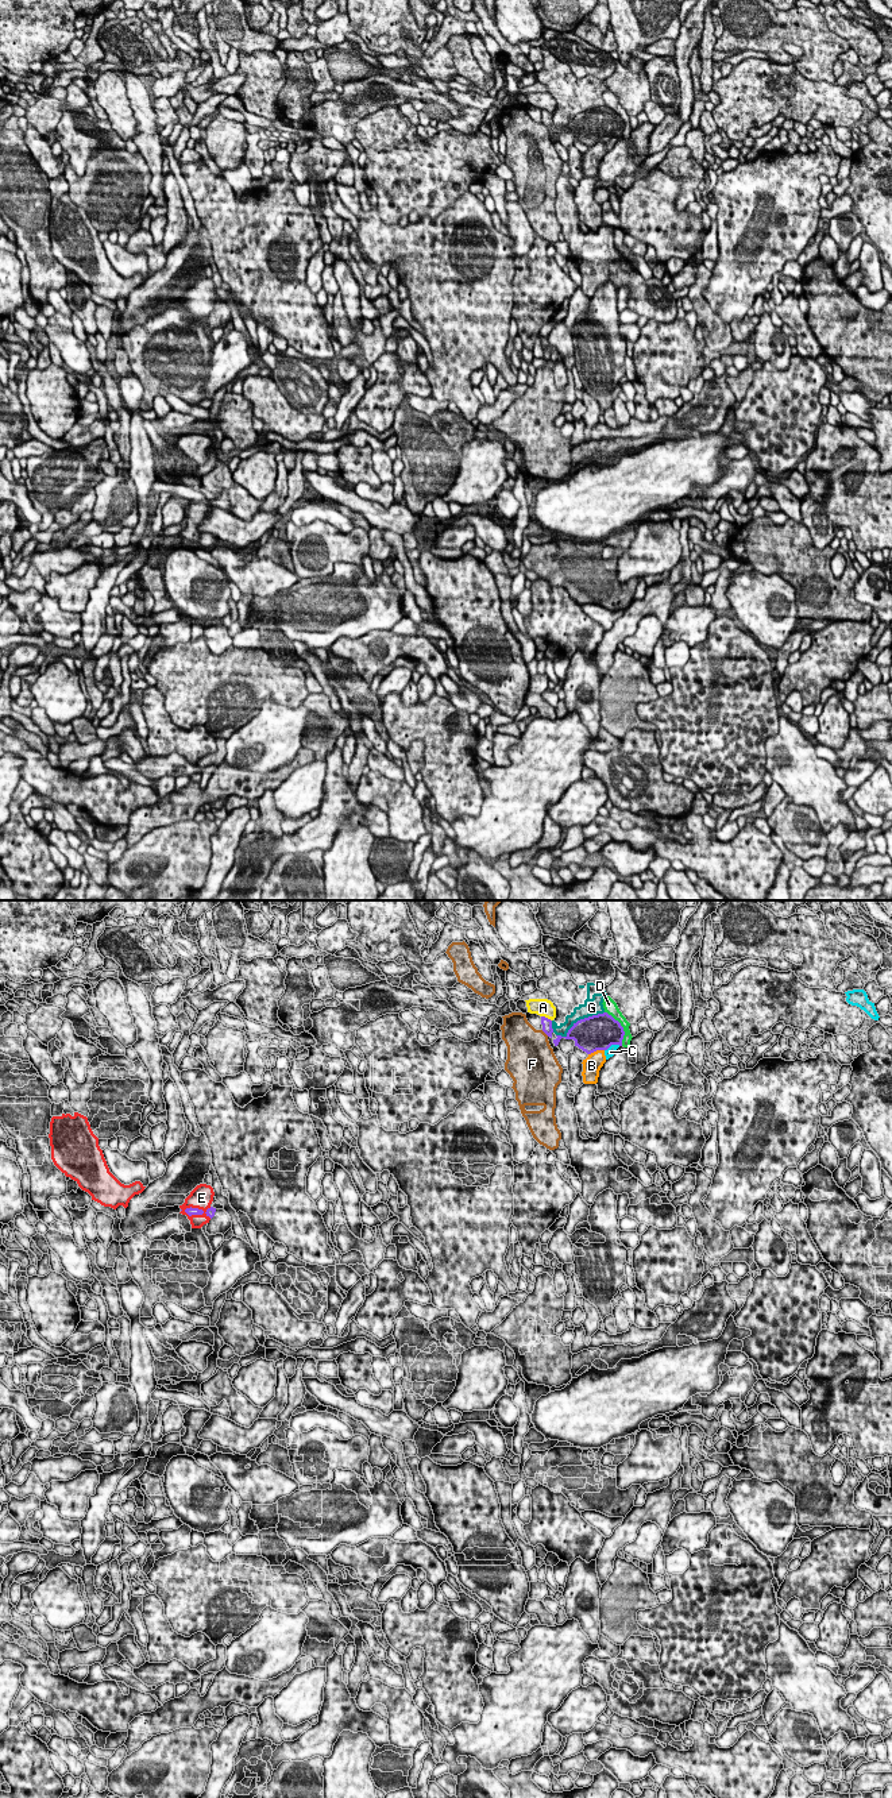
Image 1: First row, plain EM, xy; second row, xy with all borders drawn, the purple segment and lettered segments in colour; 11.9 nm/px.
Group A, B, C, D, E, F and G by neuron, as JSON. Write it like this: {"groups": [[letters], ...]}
{"groups": [["A"], ["B"], ["C"], ["D"], ["E"], ["F"], ["G"]]}

